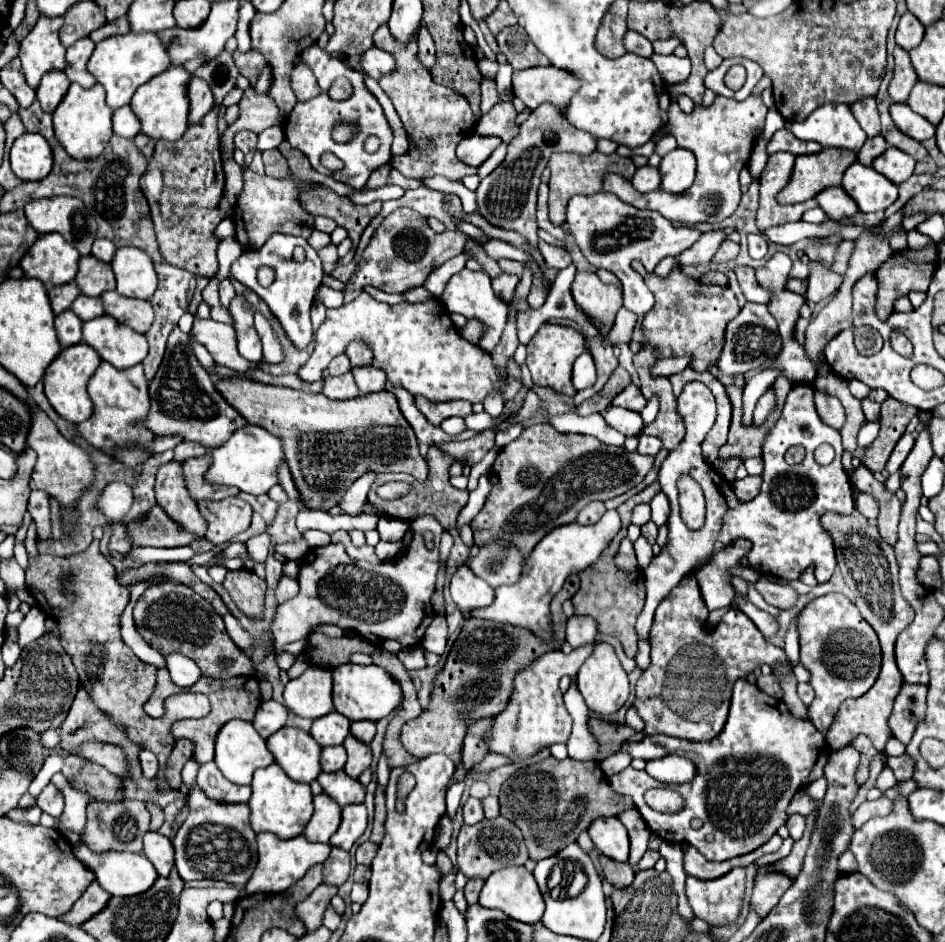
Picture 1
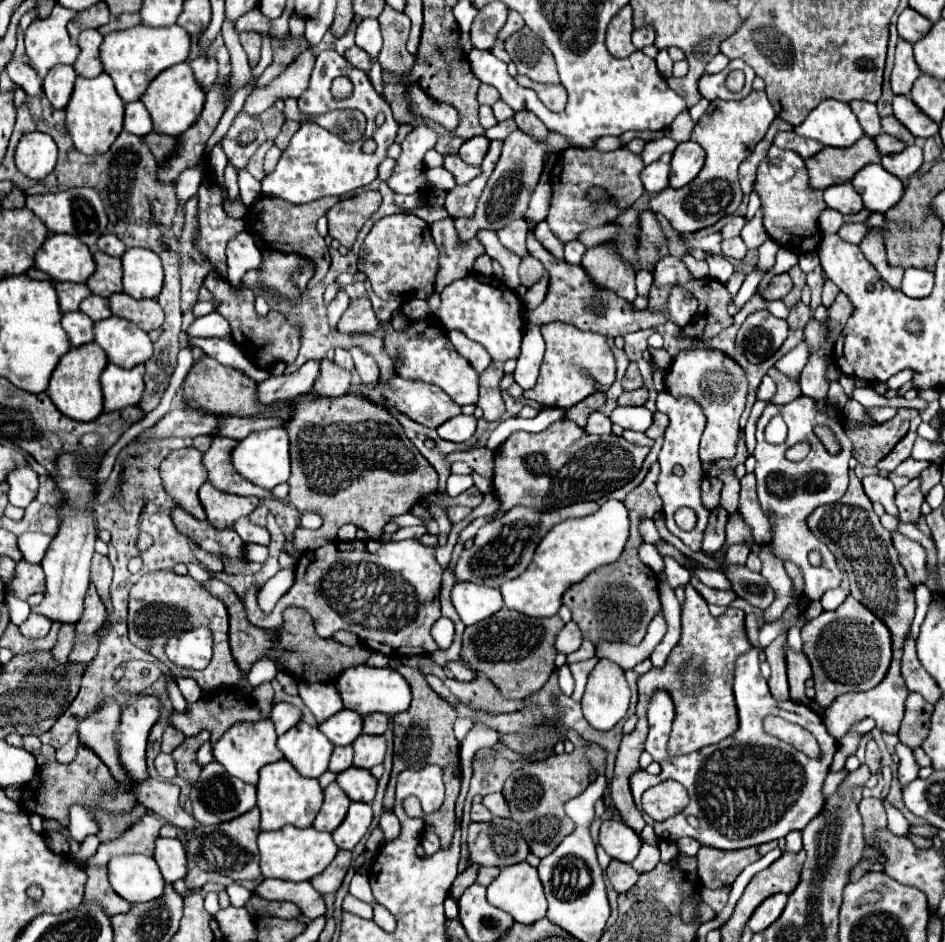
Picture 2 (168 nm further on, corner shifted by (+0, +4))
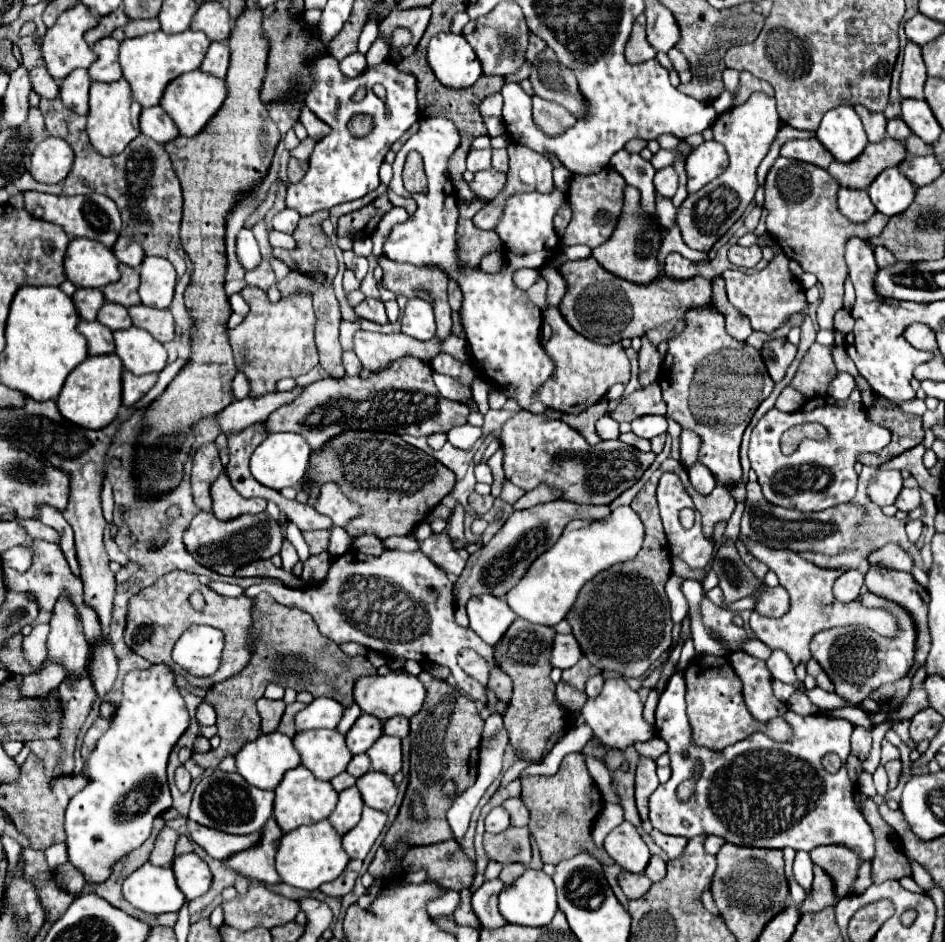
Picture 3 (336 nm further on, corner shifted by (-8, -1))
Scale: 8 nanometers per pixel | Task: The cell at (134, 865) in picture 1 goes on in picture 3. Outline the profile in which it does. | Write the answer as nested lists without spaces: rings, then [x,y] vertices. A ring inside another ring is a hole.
[[[151,862],[143,864],[143,868],[135,870],[123,882],[123,896],[131,906],[149,914],[179,912],[185,904],[185,896],[177,888],[173,870],[153,866]]]

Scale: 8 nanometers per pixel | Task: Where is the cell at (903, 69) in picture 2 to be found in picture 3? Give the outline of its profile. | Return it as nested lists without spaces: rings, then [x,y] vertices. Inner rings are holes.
[[[913,42],[905,46],[903,72],[901,72],[901,96],[903,98],[923,98],[923,86],[927,80],[927,68],[921,58],[921,48]]]

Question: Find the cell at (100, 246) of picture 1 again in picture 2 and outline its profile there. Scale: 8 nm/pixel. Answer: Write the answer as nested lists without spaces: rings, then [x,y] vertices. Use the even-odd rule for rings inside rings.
[[[103,233],[99,237],[99,241],[97,241],[97,247],[99,247],[99,251],[103,251],[103,253],[107,253],[111,257],[121,257],[125,253],[125,249],[127,249],[123,245],[123,241],[119,237],[115,237],[113,233]]]

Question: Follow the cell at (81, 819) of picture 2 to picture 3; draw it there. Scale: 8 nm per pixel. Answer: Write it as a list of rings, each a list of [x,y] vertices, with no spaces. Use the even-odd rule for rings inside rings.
[[[155,664],[147,670],[131,670],[123,678],[123,698],[111,718],[111,726],[99,738],[97,748],[87,758],[89,784],[71,798],[65,814],[67,856],[69,862],[83,874],[85,884],[103,884],[111,876],[113,866],[147,840],[153,830],[153,820],[173,806],[167,786],[167,760],[173,746],[187,728],[189,714],[185,700],[177,690],[175,672],[171,668],[165,664]]]

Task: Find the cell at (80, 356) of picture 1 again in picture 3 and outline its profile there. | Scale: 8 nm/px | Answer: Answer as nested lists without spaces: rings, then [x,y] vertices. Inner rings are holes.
[[[117,354],[89,356],[67,376],[67,382],[57,398],[61,416],[71,424],[89,430],[101,430],[103,426],[111,424],[121,408],[121,394],[123,394],[121,374],[123,374],[123,364]]]

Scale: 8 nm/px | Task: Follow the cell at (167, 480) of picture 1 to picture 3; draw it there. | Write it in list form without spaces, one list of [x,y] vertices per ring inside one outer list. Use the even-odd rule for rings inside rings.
[[[213,442],[203,444],[197,448],[193,456],[193,472],[191,472],[191,490],[193,500],[201,510],[211,510],[211,496],[209,488],[213,480],[219,476],[219,470],[223,470],[223,464],[219,460],[219,450]]]

